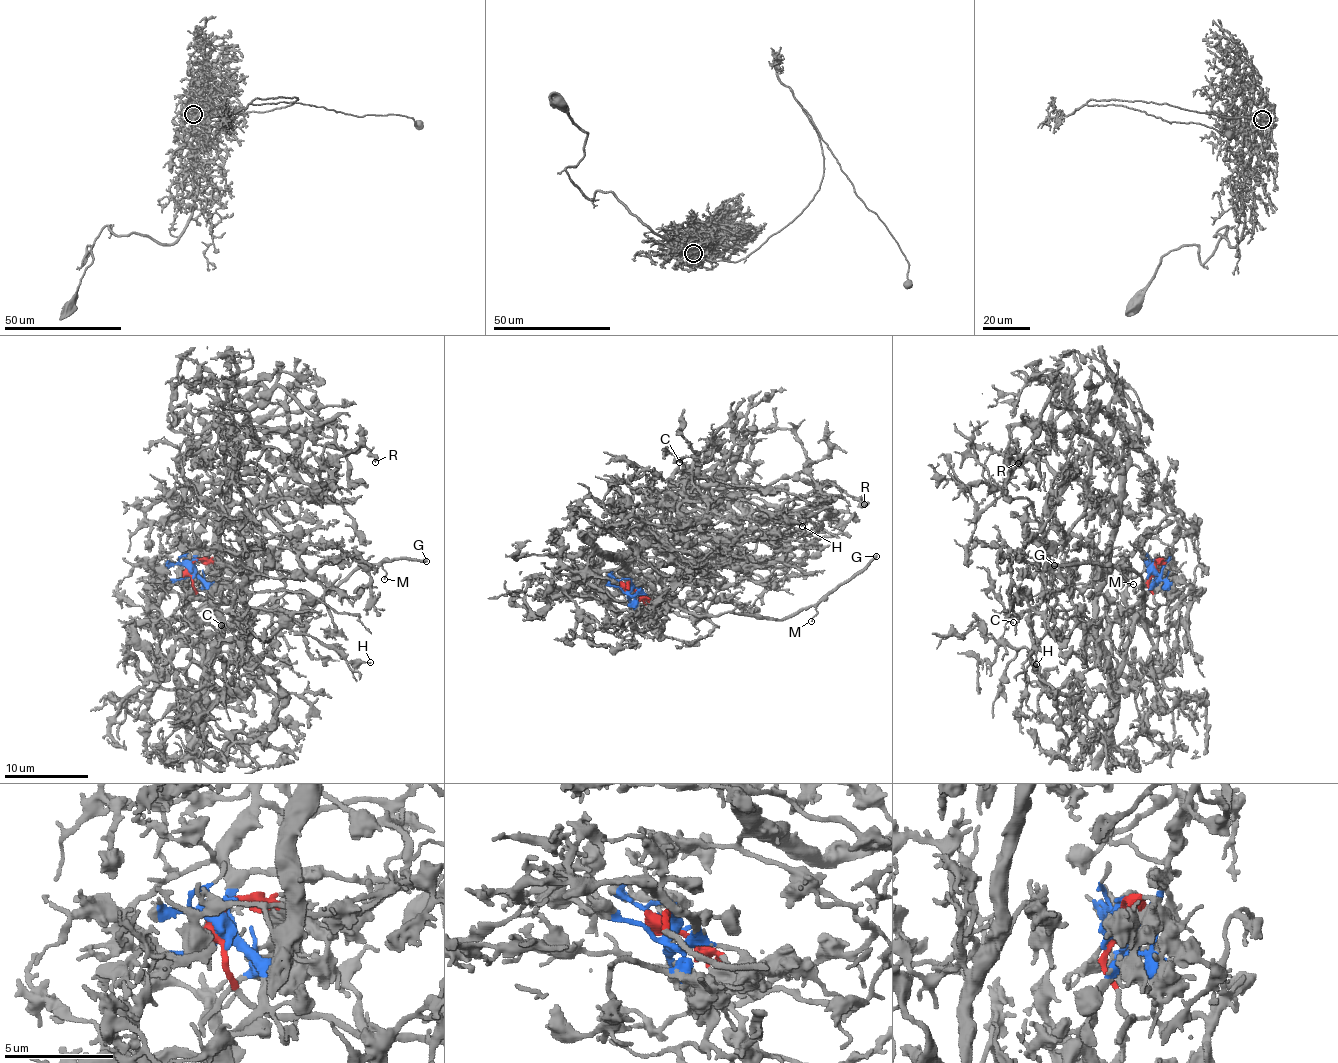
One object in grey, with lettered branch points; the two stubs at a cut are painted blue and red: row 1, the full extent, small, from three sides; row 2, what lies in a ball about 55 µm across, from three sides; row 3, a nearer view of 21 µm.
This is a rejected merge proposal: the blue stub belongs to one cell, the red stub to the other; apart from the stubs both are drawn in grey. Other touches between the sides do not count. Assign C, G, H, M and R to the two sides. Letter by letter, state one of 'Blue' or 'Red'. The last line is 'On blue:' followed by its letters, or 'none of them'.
C: Blue
G: Red
H: Blue
M: Red
R: Blue
On blue: C, H, R

